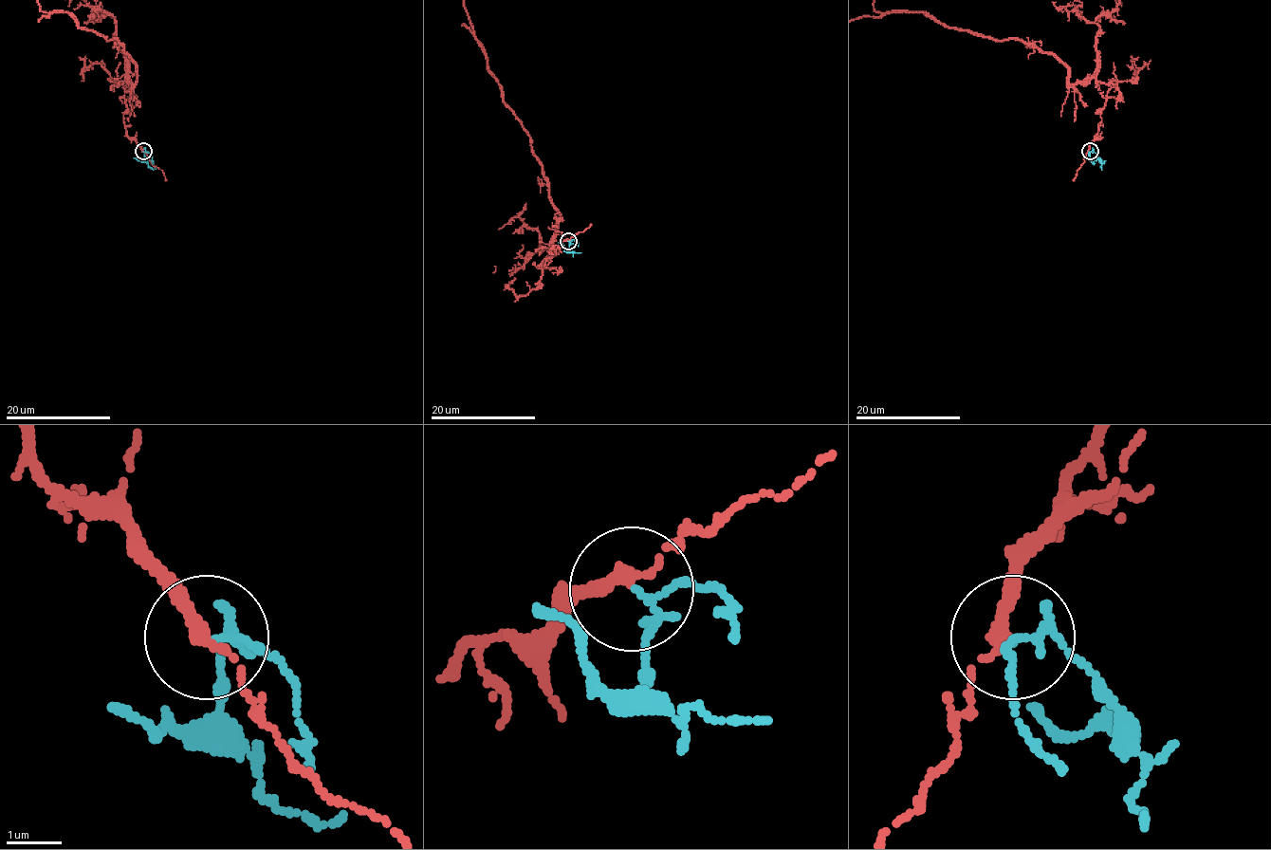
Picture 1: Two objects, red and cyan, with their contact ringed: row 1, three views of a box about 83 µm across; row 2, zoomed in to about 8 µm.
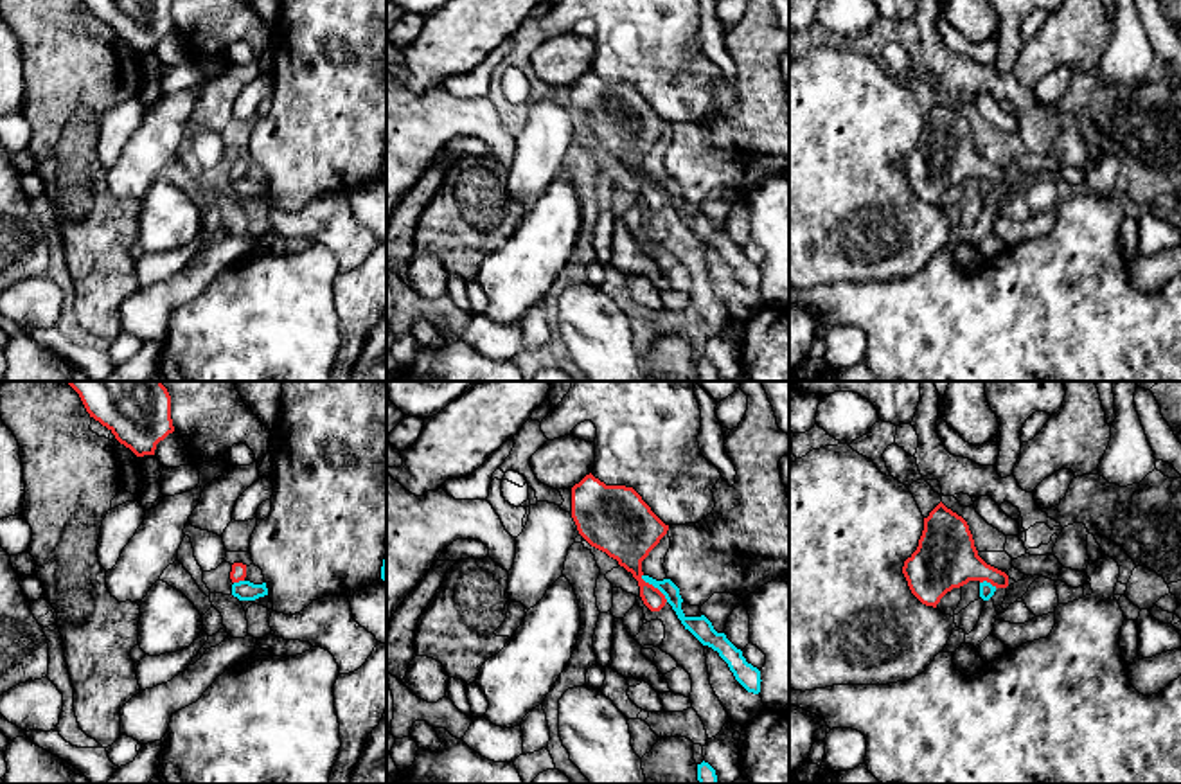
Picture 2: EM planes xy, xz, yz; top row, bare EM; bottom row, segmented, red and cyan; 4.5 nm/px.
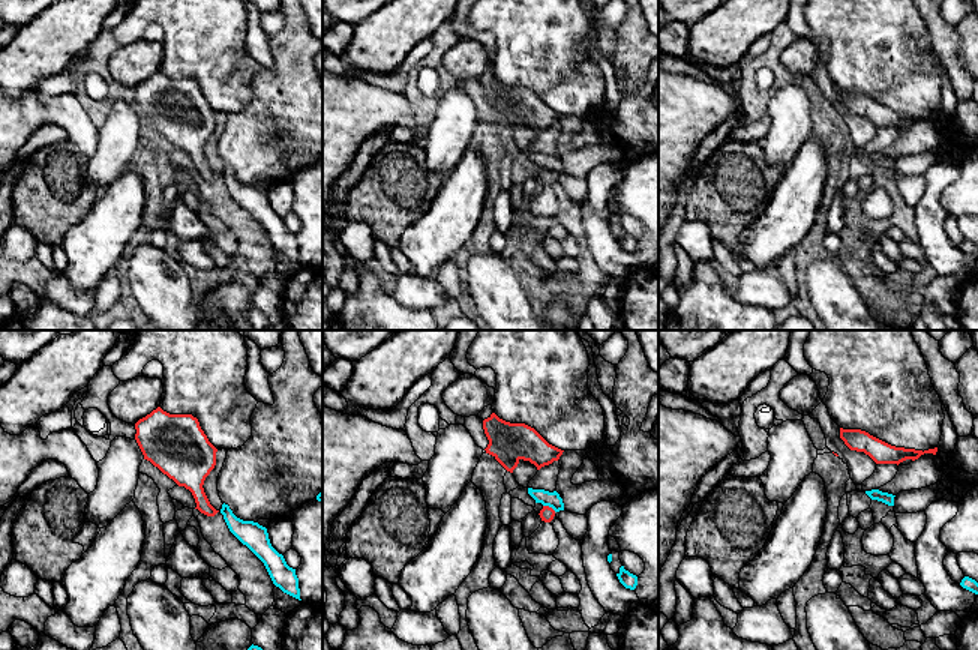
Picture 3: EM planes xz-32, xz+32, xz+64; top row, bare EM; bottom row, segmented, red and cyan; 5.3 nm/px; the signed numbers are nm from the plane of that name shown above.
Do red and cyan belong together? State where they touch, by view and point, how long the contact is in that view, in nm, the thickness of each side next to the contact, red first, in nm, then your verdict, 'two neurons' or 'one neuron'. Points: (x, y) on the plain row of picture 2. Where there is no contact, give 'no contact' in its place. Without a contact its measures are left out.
contact xz (653, 184); length 170 nm; calibres 220 and 80 nm; two neurons

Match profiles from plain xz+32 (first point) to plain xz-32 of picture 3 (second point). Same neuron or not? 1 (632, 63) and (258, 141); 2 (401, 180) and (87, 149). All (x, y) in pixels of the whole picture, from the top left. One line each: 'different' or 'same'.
1: same
2: different

